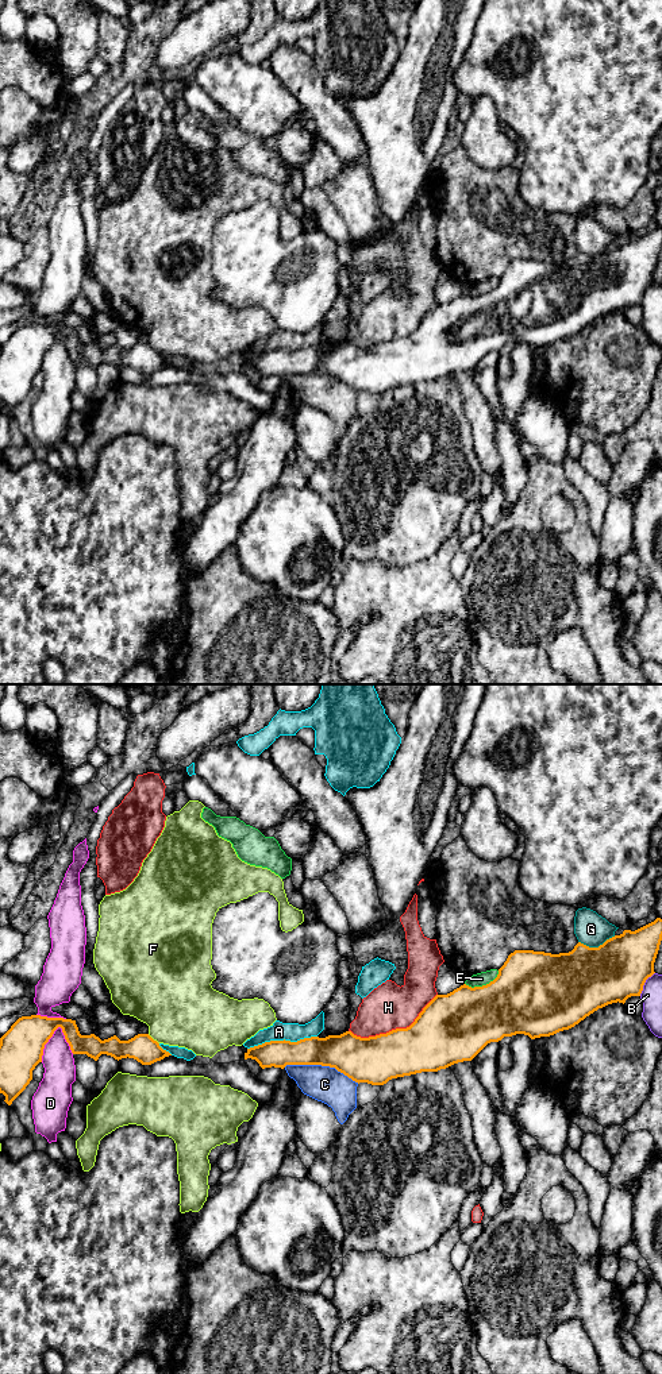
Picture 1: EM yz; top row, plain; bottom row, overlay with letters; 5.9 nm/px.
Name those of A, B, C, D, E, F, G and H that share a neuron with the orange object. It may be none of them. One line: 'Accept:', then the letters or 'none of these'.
Accept: none of these

